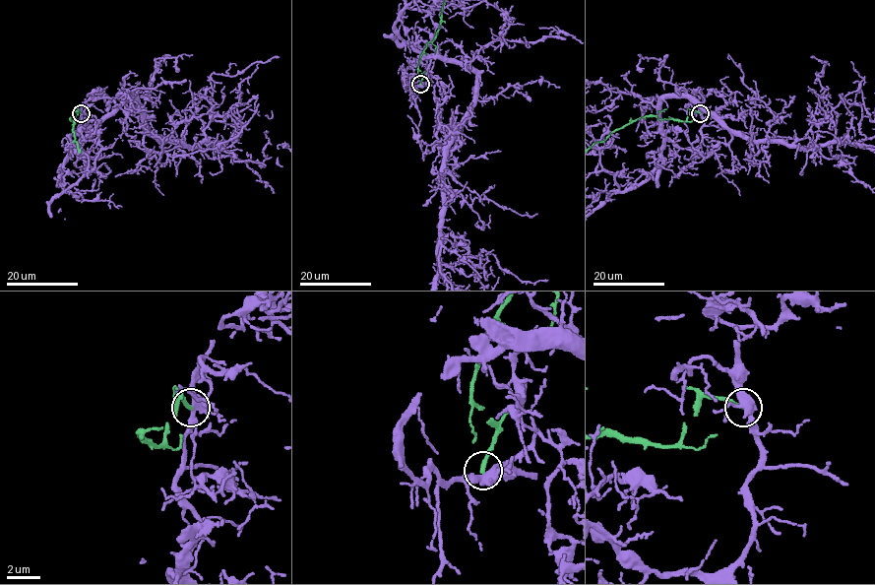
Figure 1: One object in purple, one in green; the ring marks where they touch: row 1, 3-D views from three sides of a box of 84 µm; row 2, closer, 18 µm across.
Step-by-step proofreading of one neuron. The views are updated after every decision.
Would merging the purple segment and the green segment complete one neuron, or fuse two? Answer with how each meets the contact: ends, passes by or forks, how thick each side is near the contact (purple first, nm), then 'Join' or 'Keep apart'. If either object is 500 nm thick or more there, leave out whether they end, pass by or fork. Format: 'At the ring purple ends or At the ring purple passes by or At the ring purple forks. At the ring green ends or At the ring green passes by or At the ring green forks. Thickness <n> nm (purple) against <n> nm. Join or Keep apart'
At the ring purple forks. At the ring green ends. Thickness 440 nm (purple) against 240 nm. Keep apart

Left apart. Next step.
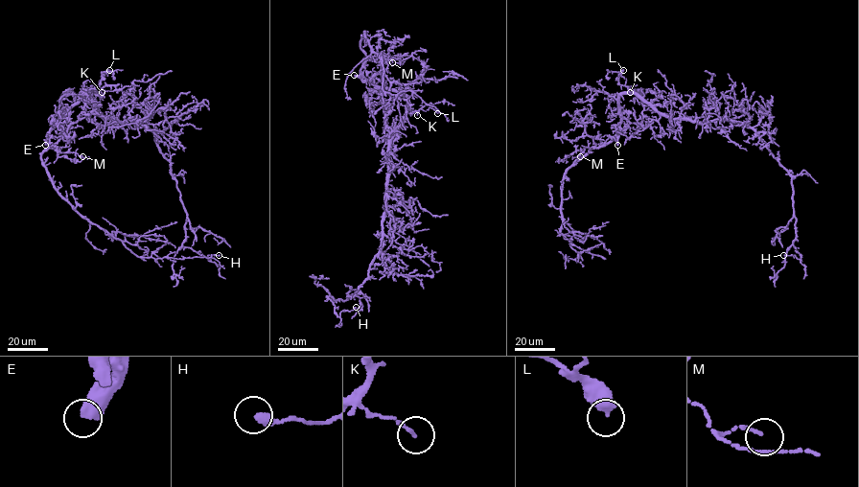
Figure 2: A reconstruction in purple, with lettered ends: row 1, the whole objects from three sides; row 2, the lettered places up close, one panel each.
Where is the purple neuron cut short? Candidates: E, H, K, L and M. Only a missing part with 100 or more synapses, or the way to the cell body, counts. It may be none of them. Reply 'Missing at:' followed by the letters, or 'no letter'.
Missing at: E

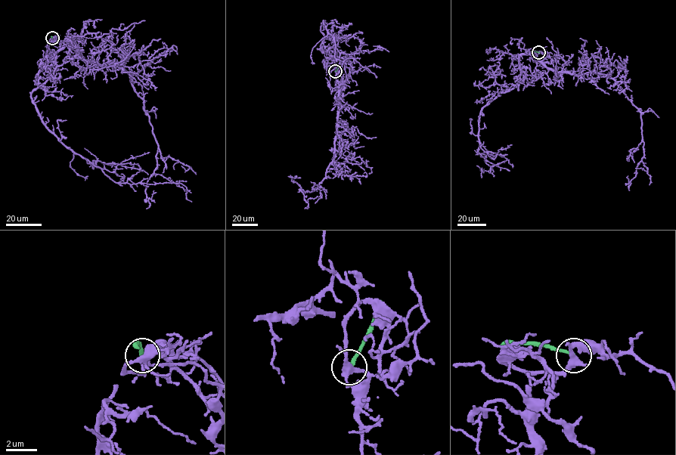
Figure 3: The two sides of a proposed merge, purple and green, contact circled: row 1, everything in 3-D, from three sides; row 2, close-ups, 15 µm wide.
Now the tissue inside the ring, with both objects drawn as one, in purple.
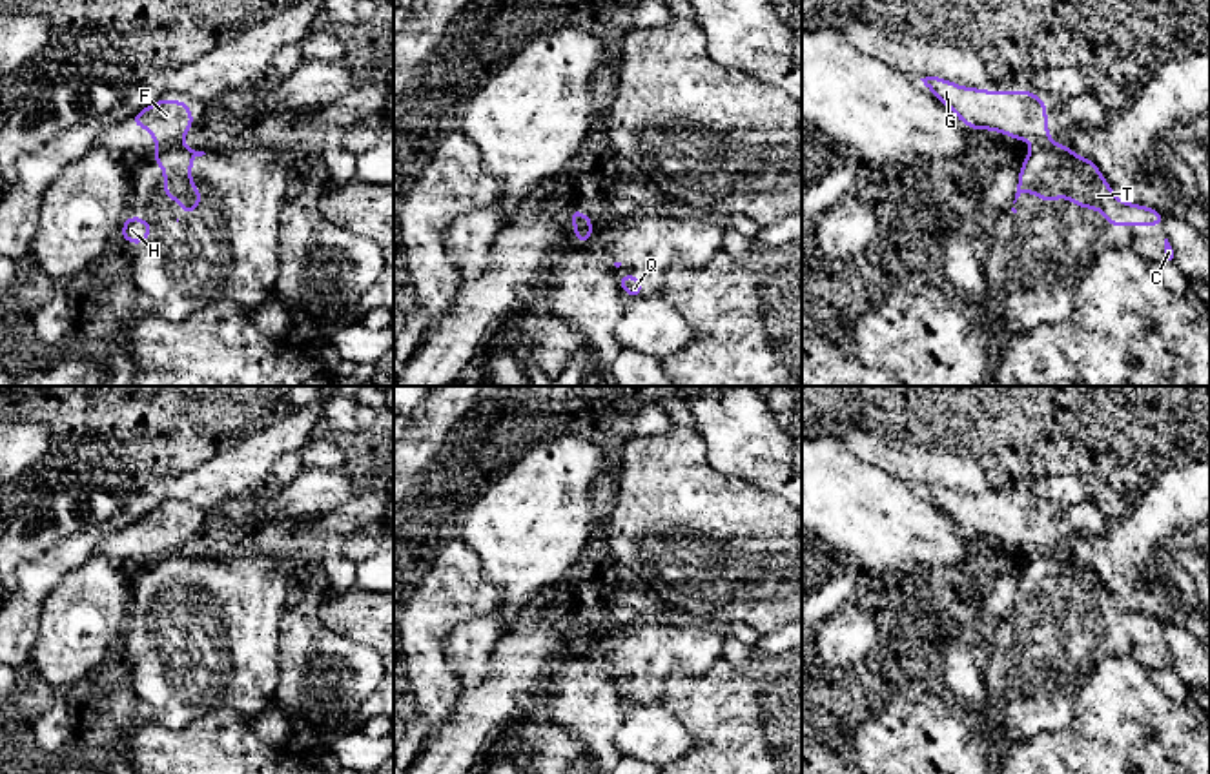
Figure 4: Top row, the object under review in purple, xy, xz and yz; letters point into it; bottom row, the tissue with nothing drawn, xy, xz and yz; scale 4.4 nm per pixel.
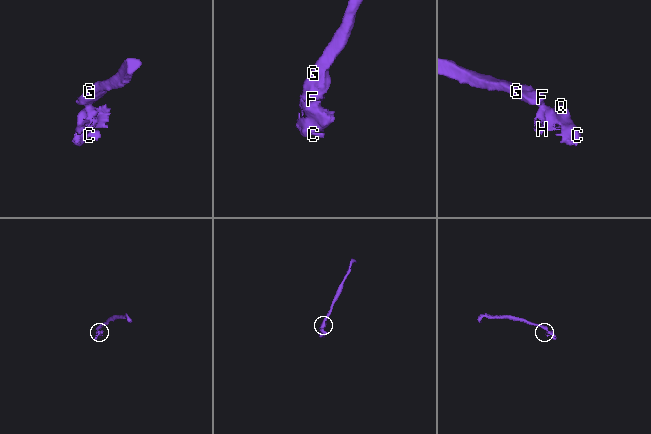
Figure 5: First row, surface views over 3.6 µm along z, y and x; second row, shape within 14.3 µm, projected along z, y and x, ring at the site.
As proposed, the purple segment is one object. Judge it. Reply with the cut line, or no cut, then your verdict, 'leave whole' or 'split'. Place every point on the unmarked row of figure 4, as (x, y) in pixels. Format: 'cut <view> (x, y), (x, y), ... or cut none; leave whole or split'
cut xy (179, 550), (163, 556); split

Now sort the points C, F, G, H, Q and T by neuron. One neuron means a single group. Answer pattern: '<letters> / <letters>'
C H Q T / F G

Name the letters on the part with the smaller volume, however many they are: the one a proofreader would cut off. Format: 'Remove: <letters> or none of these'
Remove: C, H, Q, T

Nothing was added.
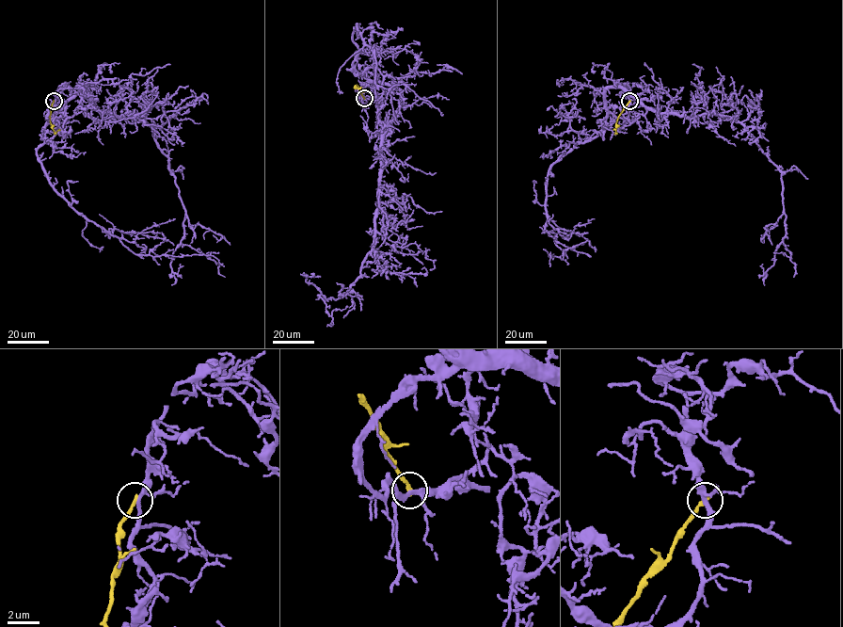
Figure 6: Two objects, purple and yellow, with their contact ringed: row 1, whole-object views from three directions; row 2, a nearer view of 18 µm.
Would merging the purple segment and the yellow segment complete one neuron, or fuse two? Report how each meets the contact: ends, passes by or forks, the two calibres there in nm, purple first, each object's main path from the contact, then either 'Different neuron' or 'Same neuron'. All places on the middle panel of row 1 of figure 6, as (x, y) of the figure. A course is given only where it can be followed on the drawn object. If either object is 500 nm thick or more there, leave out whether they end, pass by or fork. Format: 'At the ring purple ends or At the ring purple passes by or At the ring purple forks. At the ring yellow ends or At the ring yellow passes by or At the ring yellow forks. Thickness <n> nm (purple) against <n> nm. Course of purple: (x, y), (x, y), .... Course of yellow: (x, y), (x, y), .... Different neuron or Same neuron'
At the ring purple forks. At the ring yellow ends. Thickness 220 nm (purple) against 240 nm. Course of purple: (364, 98), (357, 91), (370, 82), (400, 92), (382, 142), (373, 247), (346, 293), (320, 296), (331, 326). Course of yellow: (364, 98), (355, 87), (361, 88). Different neuron

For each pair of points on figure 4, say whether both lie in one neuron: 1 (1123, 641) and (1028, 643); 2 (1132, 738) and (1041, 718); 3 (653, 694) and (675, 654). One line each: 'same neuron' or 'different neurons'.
1: same neuron
2: different neurons
3: same neuron

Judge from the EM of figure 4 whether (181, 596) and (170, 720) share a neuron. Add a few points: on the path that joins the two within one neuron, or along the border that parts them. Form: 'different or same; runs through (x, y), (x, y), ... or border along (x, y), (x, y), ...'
same; runs through (190, 627), (190, 665), (179, 676), (175, 689)

